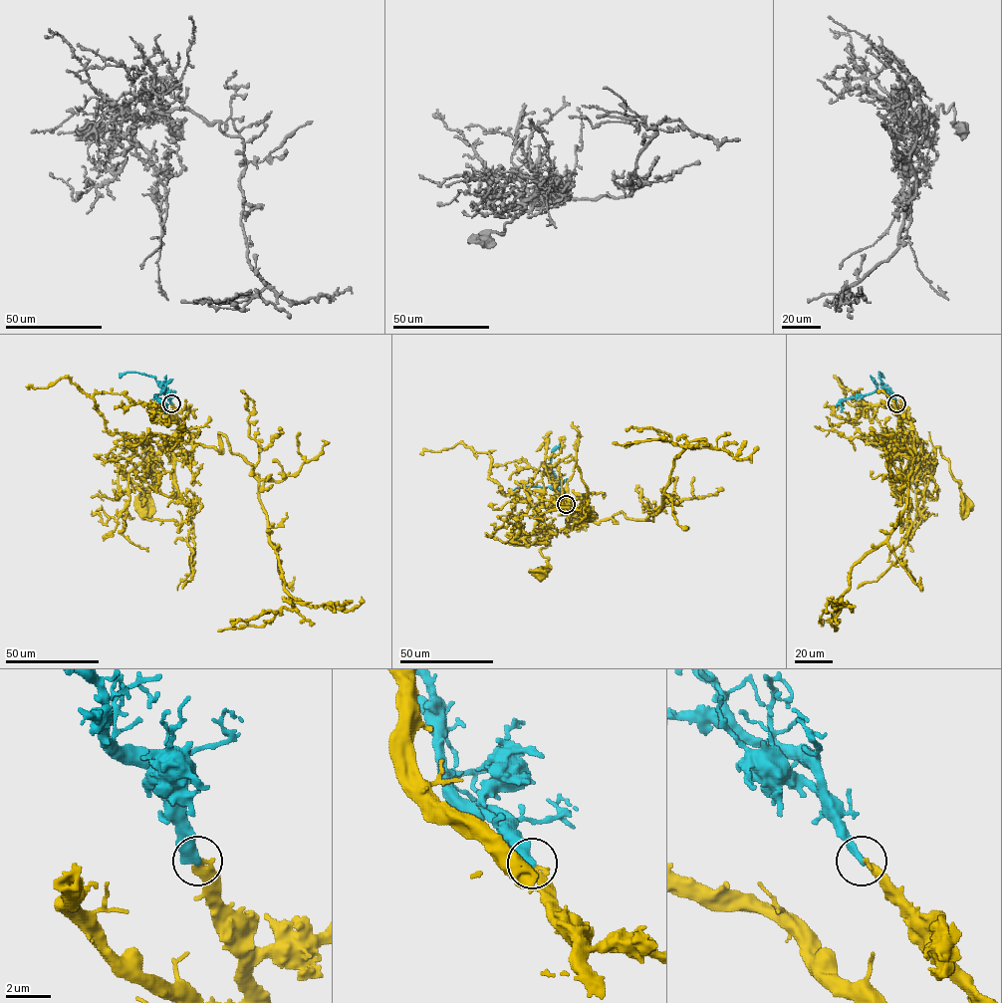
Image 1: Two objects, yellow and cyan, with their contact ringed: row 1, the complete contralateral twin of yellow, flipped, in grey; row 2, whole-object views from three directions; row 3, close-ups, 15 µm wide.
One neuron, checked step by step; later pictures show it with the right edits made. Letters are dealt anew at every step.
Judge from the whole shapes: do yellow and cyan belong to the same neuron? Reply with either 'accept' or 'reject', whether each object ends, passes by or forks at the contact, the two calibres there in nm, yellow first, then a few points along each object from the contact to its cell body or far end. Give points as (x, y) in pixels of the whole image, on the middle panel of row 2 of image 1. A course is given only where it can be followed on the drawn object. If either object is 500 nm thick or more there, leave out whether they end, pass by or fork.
accept; yellow ends; cyan ends; calibres 400 and 460 nm; course yellow (566, 504), (575, 525), (547, 538), (540, 553), (547, 558), (547, 567), (541, 568), (538, 576); course cyan (566, 504), (559, 498), (558, 482), (550, 465), (553, 451), (559, 448)

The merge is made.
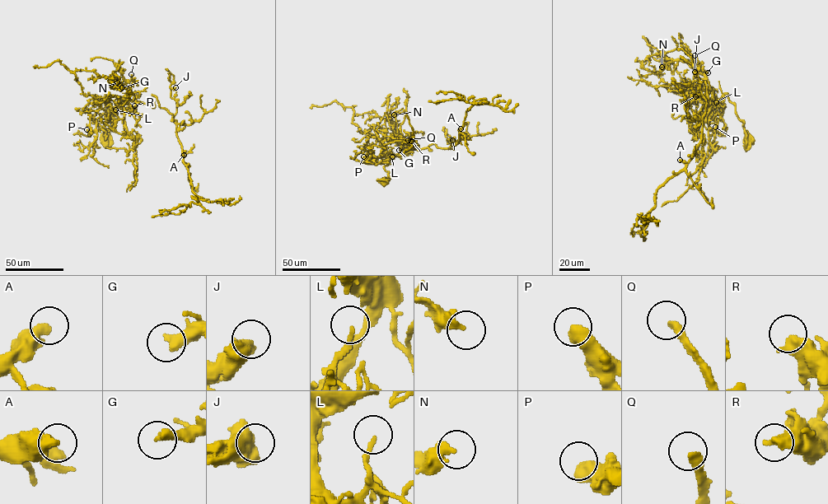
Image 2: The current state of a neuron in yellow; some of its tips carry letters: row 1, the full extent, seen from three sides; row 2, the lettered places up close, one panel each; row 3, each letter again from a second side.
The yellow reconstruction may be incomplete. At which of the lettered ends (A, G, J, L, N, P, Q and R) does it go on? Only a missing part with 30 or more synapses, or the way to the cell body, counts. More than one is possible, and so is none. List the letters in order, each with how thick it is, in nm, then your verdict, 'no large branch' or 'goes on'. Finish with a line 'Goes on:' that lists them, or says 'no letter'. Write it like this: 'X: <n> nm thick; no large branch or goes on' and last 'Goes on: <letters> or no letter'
A: 440 nm thick; no large branch
G: 360 nm thick; goes on
J: 550 nm thick; no large branch
L: 160 nm thick; no large branch
N: 460 nm thick; no large branch
P: 550 nm thick; no large branch
Q: 360 nm thick; goes on
R: 500 nm thick; no large branch
Goes on: G, Q

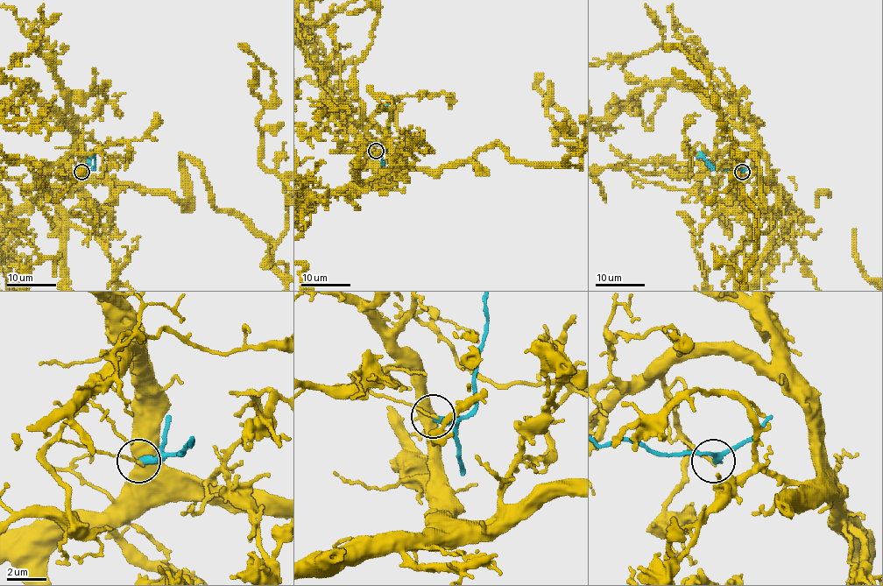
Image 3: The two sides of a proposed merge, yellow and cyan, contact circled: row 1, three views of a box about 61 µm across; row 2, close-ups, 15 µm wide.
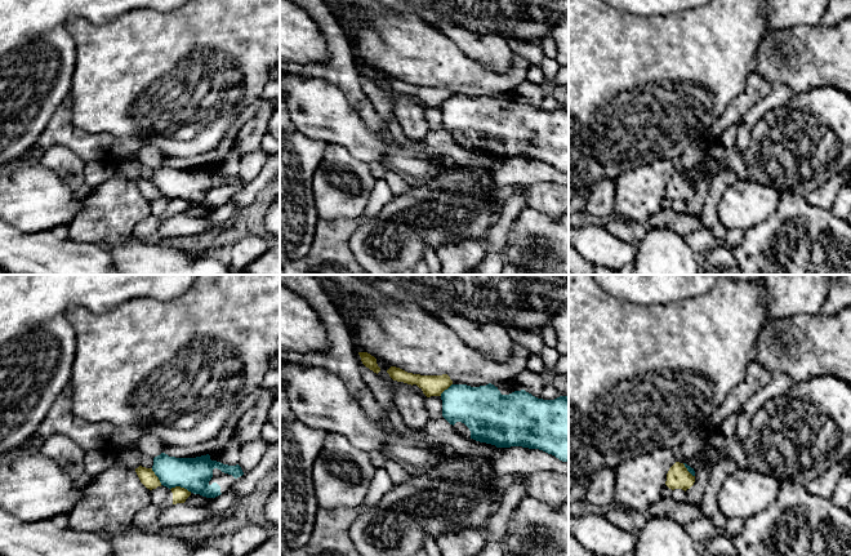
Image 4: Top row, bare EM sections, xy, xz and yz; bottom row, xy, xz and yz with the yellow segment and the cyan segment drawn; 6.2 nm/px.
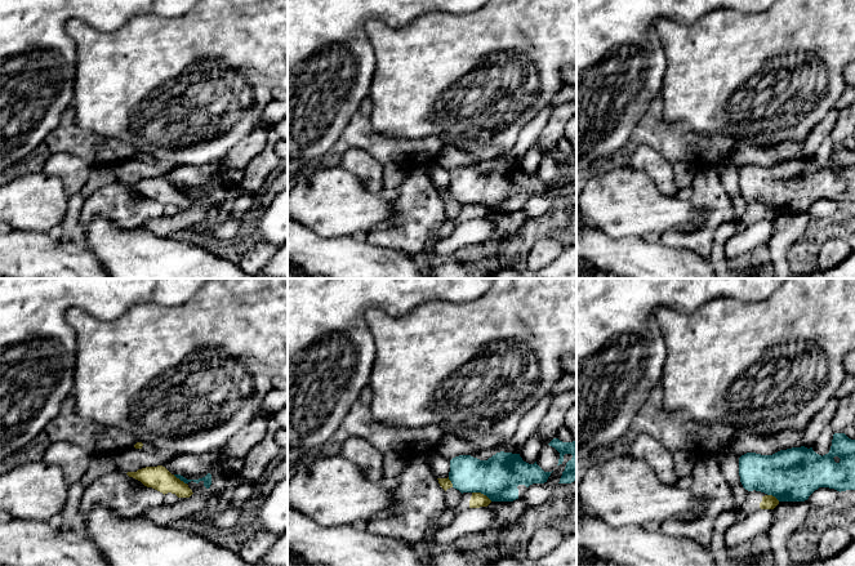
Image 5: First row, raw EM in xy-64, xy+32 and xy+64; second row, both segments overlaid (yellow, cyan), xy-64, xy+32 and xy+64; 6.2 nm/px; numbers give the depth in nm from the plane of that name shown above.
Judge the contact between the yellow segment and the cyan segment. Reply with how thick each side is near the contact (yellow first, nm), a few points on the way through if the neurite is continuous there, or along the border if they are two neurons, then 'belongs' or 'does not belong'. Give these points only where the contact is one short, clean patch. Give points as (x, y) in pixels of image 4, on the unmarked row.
100/200 nm | along xy (170, 199), (179, 198), (191, 203) | does not belong

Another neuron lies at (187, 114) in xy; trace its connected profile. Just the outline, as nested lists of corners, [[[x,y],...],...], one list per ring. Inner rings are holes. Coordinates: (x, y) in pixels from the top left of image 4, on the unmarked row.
[[[188,0],[183,6],[165,13],[134,9],[102,26],[95,26],[83,17],[71,17],[66,21],[66,28],[76,46],[76,66],[70,90],[73,124],[94,134],[138,135],[143,144],[151,144],[165,155],[162,164],[173,159],[191,159],[217,148],[231,123],[258,99],[268,81],[276,80],[273,70],[280,67],[280,0]]]

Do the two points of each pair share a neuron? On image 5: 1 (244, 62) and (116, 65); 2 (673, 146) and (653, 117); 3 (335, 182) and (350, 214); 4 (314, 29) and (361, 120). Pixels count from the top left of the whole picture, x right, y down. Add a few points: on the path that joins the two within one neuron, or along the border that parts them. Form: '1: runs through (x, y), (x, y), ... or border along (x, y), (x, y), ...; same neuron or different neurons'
1: runs through (212, 49), (148, 50); same neuron
2: runs through (667, 139), (653, 124); same neuron
3: runs through (335, 190), (335, 200), (342, 206); same neuron
4: border along (366, 97), (339, 137); different neurons

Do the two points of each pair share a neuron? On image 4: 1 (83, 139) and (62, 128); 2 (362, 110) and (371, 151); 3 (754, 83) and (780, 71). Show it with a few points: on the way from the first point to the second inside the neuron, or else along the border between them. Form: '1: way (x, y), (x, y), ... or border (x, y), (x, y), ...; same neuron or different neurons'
1: way (78, 139), (67, 133); same neuron
2: border (348, 101), (360, 119), (371, 130), (384, 130); different neurons
3: border (753, 70), (774, 84); different neurons

